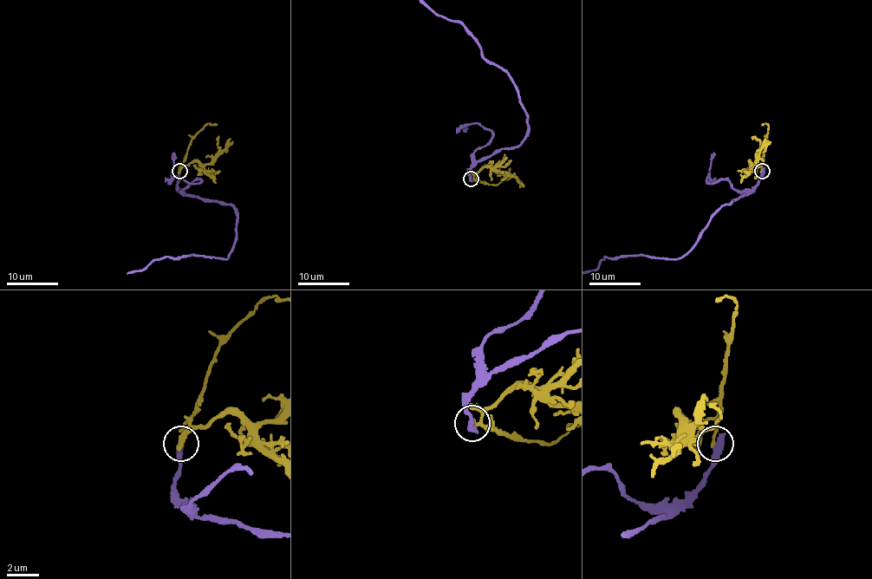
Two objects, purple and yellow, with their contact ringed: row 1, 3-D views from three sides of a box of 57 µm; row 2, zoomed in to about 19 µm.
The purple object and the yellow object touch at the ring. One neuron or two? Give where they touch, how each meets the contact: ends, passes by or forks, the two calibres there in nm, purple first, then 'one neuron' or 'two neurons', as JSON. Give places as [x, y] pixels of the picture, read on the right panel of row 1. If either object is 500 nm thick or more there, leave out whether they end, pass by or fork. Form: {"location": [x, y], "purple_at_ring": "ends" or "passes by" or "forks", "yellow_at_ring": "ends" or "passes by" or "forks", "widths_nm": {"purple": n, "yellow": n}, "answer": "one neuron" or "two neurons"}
{"location": [762, 171], "purple_at_ring": "ends", "yellow_at_ring": "ends", "widths_nm": {"purple": 480, "yellow": 170}, "answer": "two neurons"}

